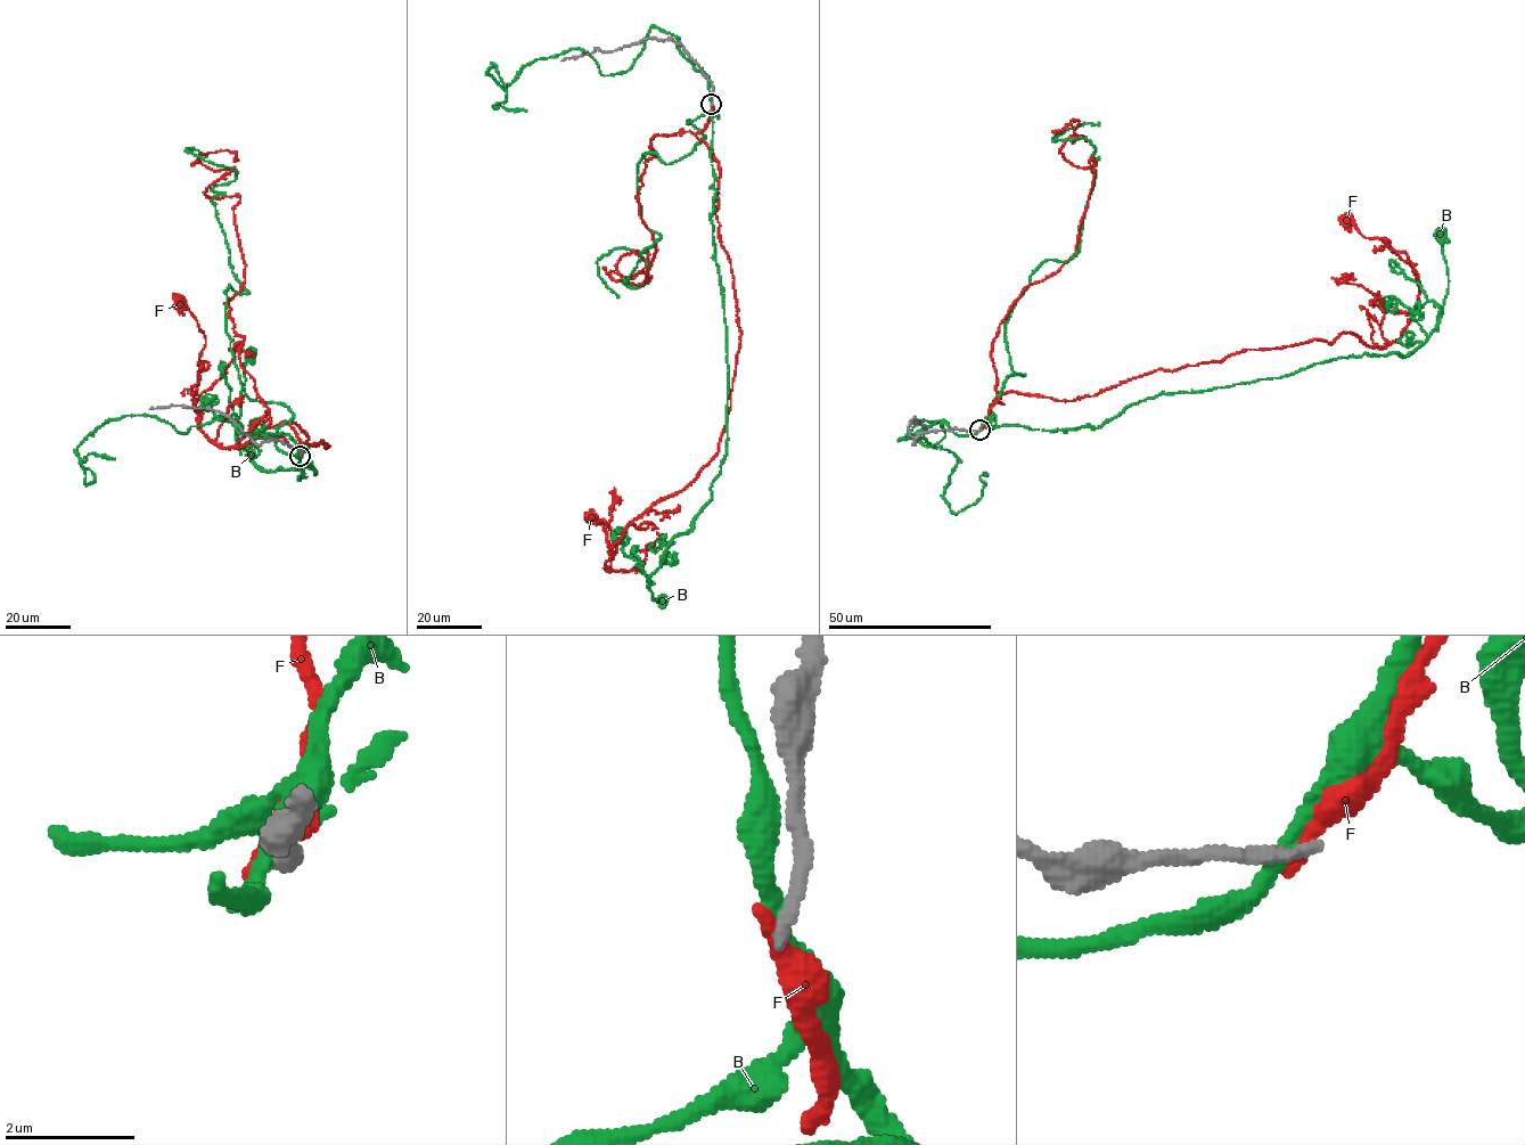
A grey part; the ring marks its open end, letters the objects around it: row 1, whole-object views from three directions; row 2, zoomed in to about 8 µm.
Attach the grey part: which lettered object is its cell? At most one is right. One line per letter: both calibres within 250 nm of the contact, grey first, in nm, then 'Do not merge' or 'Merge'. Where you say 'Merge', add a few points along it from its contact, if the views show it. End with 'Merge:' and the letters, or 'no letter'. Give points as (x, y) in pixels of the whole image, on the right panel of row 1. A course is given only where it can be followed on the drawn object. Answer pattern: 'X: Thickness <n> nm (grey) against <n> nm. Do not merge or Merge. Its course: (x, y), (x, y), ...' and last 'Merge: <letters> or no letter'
B: Thickness 240 nm (grey) against 240 nm. Do not merge
F: Thickness 200 nm (grey) against 340 nm. Do not merge
Merge: no letter

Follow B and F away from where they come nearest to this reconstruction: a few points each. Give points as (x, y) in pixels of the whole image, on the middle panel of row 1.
B: (711, 104), (727, 442), (710, 500), (669, 546), (647, 587), (653, 599), (664, 599)
F: (711, 104), (696, 133), (718, 164), (739, 330), (724, 428), (607, 571), (616, 548), (592, 516)

